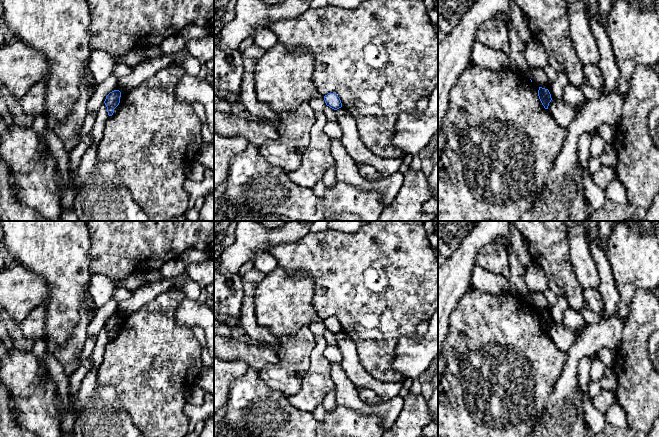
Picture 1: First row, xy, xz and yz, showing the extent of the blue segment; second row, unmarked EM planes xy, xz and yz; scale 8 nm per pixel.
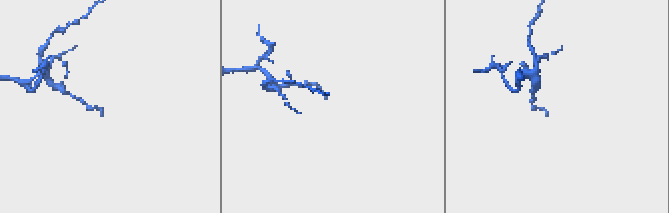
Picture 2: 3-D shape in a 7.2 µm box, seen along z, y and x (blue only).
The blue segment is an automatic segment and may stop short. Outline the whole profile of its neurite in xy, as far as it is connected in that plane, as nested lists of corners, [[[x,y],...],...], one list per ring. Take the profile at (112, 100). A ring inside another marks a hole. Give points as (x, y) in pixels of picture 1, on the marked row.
[[[114,90],[106,96],[104,103],[107,107],[107,112],[109,116],[113,115],[114,109],[119,105],[120,97],[121,92],[119,90]]]

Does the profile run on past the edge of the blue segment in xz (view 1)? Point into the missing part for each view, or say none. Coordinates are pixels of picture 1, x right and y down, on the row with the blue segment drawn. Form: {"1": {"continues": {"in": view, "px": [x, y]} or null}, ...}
{"1": {"continues": null}}

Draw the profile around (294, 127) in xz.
[[[309,102],[302,103],[294,111],[279,114],[279,138],[264,142],[259,147],[260,155],[287,172],[296,171],[301,165],[303,153],[311,143],[314,123],[315,111]]]

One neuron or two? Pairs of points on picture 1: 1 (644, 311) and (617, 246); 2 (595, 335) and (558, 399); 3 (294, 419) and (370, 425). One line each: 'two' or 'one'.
1: two
2: one
3: one

